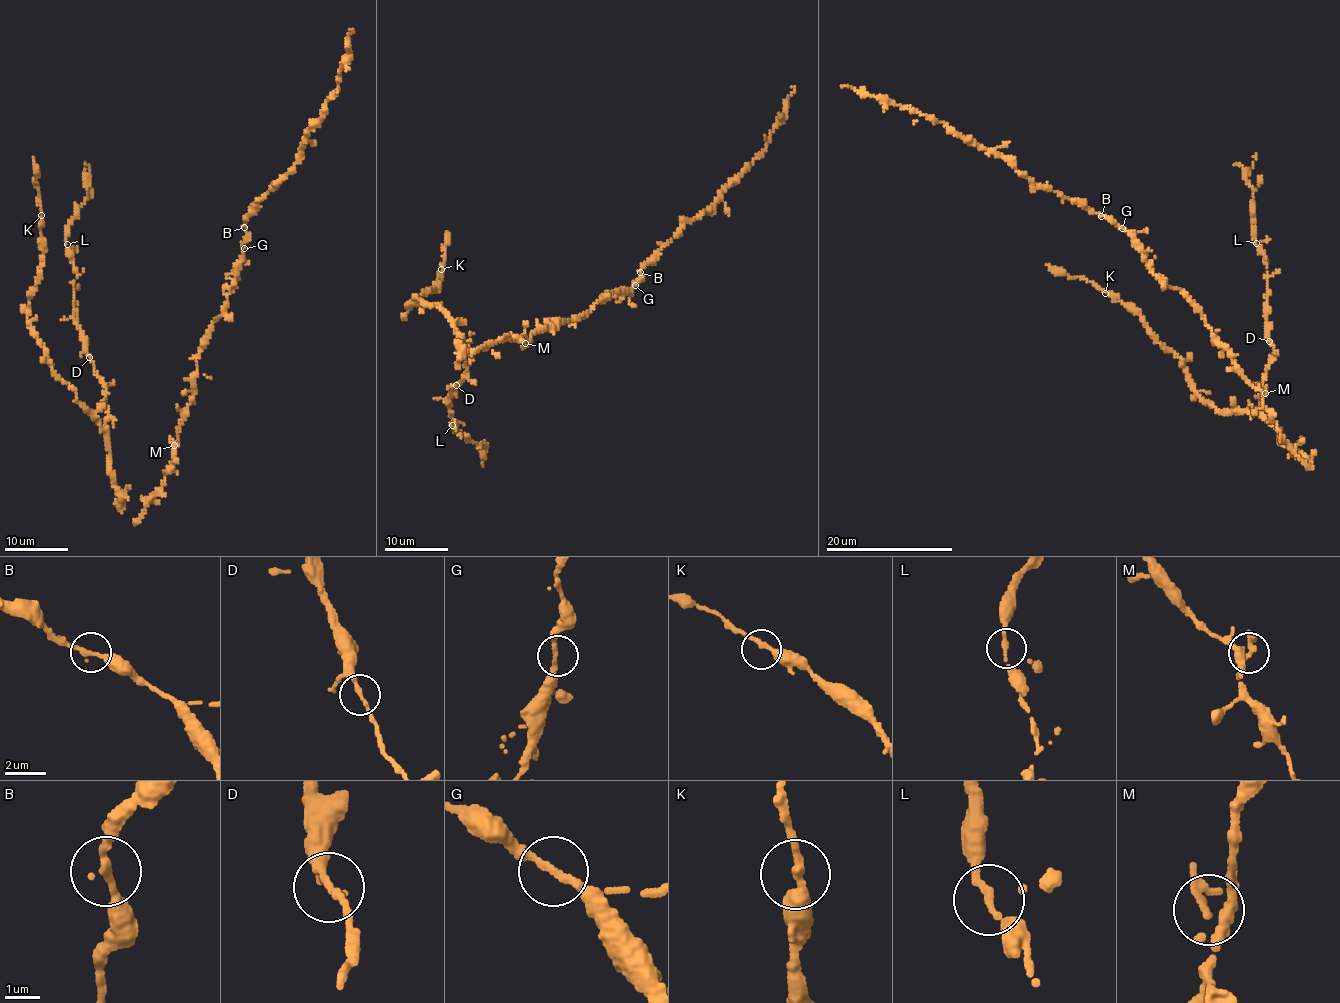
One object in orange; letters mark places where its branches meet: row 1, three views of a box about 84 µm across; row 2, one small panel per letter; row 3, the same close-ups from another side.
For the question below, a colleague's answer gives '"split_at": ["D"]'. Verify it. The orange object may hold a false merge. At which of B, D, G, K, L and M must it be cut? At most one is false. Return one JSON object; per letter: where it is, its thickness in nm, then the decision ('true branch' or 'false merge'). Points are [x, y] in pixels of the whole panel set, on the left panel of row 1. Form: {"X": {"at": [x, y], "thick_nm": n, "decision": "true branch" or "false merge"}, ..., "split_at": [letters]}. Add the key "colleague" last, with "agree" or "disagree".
{"B": {"at": [244, 227], "thick_nm": 240, "decision": "true branch"}, "D": {"at": [89, 357], "thick_nm": 220, "decision": "true branch"}, "G": {"at": [244, 248], "thick_nm": 240, "decision": "true branch"}, "K": {"at": [41, 215], "thick_nm": 240, "decision": "true branch"}, "L": {"at": [67, 244], "thick_nm": 200, "decision": "true branch"}, "M": {"at": [174, 445], "thick_nm": 220, "decision": "true branch"}, "split_at": [], "colleague": "disagree"}

